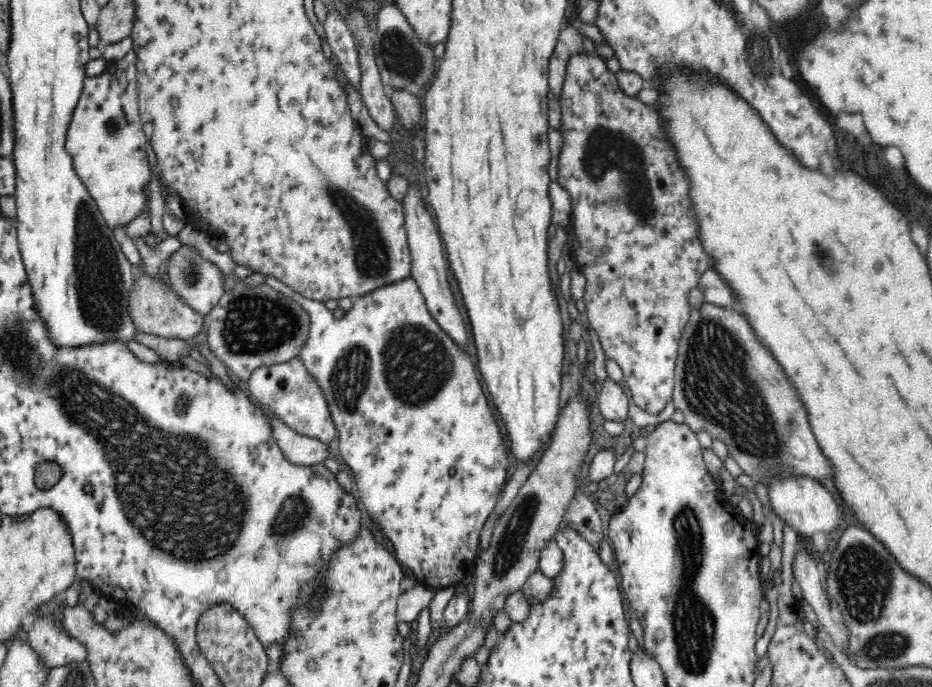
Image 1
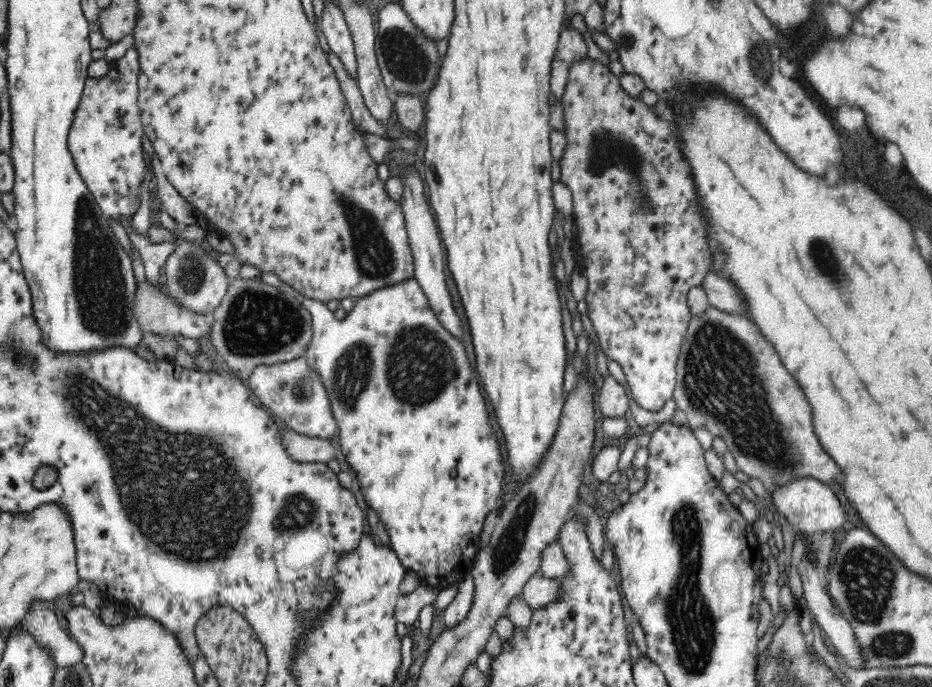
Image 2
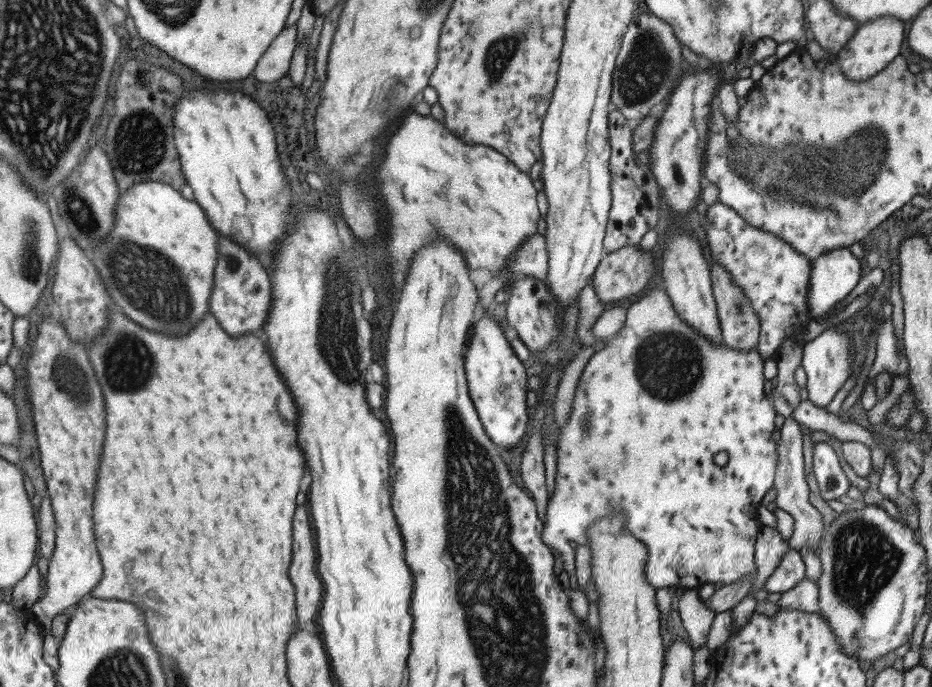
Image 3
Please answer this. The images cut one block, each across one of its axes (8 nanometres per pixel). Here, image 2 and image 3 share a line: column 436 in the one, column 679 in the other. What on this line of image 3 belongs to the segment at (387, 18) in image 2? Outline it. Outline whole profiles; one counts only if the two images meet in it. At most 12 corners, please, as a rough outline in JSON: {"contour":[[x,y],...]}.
{"contour":[[635,14],[611,107],[639,122],[685,69],[672,28]]}

